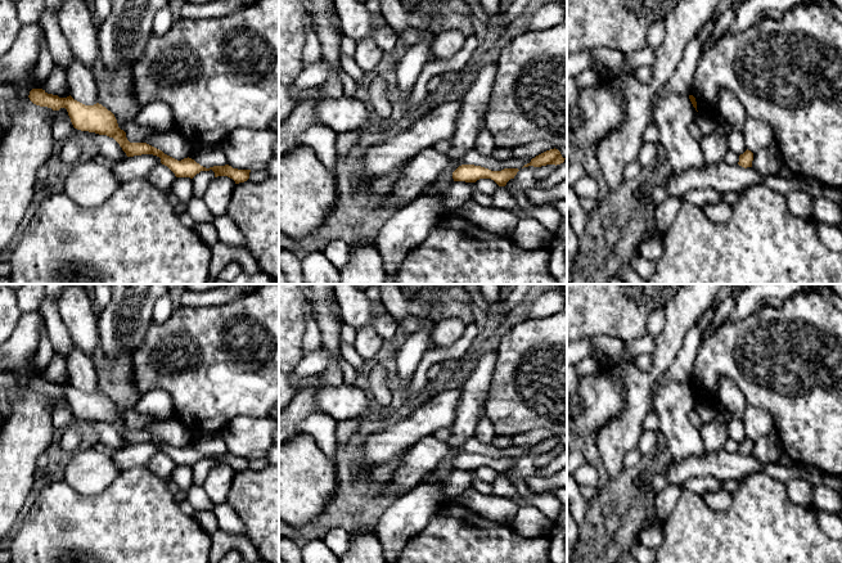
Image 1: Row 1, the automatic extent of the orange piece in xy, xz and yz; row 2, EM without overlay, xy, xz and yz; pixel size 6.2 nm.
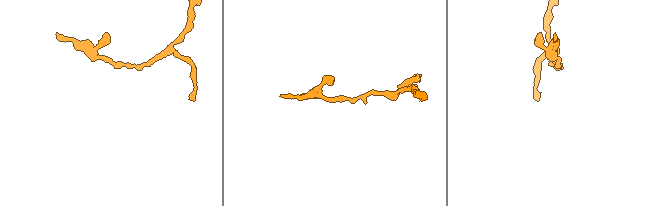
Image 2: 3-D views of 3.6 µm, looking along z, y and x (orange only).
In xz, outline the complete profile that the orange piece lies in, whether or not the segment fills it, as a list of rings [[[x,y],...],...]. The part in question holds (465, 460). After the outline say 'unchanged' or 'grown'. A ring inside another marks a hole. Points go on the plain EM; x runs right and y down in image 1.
[[[558,437],[546,438],[535,446],[509,446],[501,450],[501,459],[491,459],[488,456],[474,454],[474,452],[461,452],[452,460],[454,469],[476,470],[479,467],[491,467],[499,474],[505,474],[510,467],[514,467],[517,460],[528,454],[541,455],[546,452],[560,452],[566,446],[562,445]]]; grown

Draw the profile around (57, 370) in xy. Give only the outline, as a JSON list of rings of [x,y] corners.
[[[54,353],[50,364],[44,370],[44,378],[53,383],[58,383],[60,380],[69,382],[67,362],[60,355]]]

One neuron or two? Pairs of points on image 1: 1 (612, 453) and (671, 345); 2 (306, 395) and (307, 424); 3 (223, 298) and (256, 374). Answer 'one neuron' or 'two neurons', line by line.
1: one neuron
2: two neurons
3: two neurons

